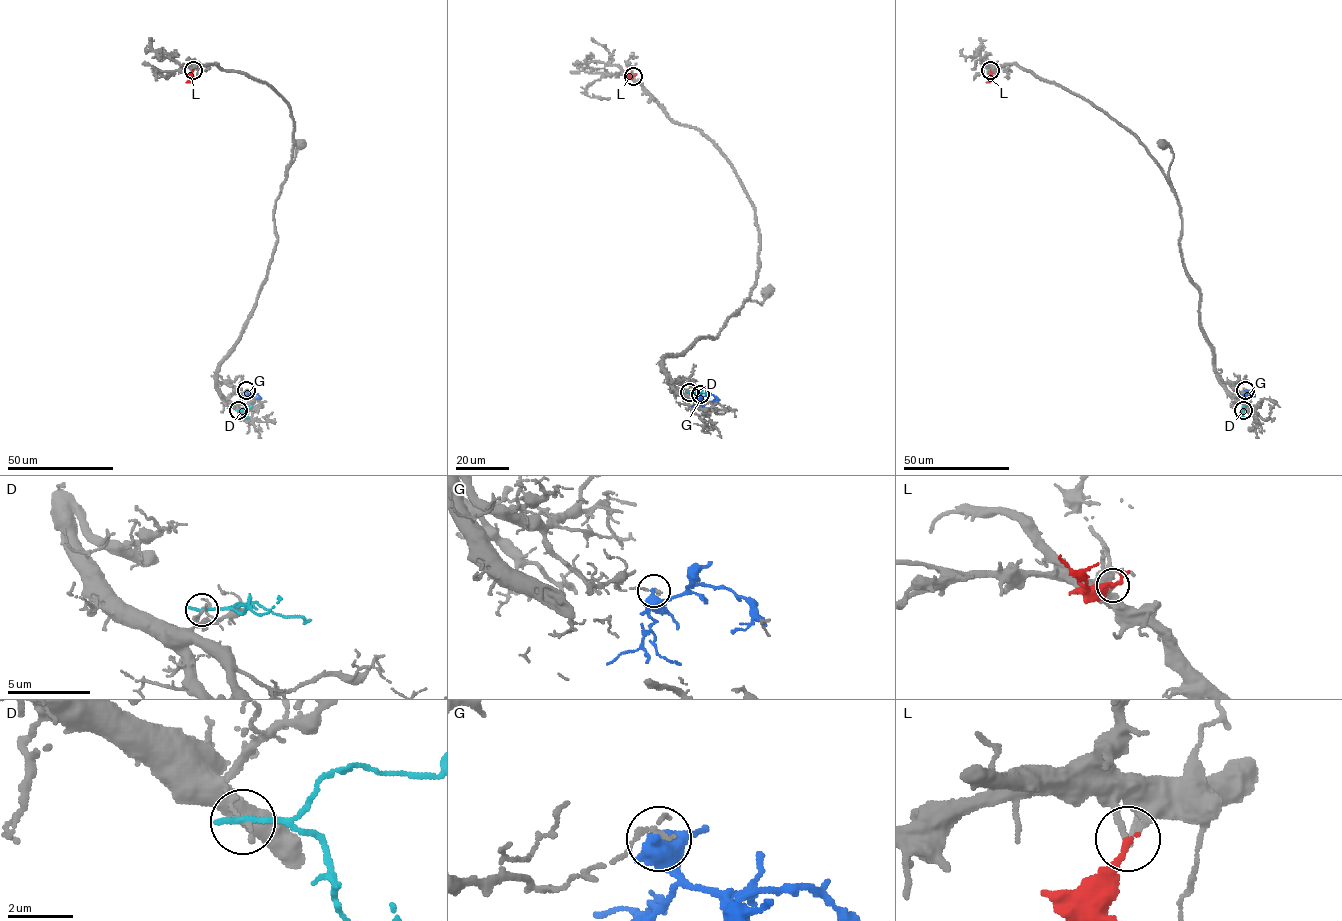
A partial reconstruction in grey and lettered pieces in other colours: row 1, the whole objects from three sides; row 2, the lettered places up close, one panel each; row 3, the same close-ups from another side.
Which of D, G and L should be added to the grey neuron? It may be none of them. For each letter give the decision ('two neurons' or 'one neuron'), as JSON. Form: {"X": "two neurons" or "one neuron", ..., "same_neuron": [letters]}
{"D": "two neurons", "G": "two neurons", "L": "one neuron", "same_neuron": ["L"]}

